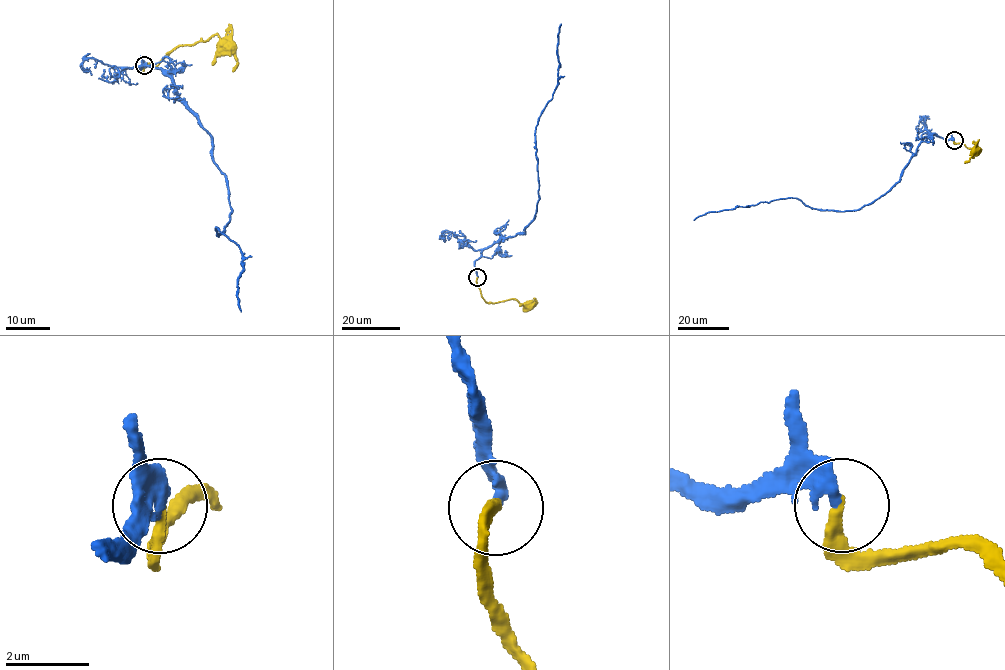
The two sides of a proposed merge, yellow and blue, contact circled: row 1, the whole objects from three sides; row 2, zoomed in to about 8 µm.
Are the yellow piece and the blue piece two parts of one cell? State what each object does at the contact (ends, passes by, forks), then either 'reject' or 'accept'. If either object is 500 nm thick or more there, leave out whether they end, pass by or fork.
yellow ends there; blue ends there; accept

